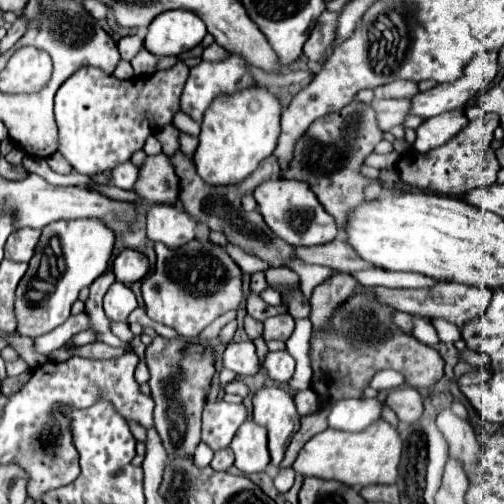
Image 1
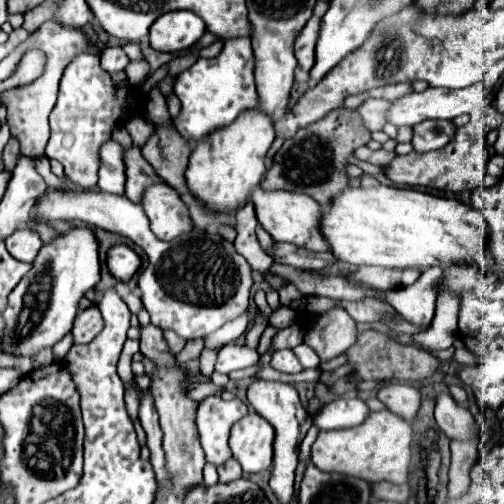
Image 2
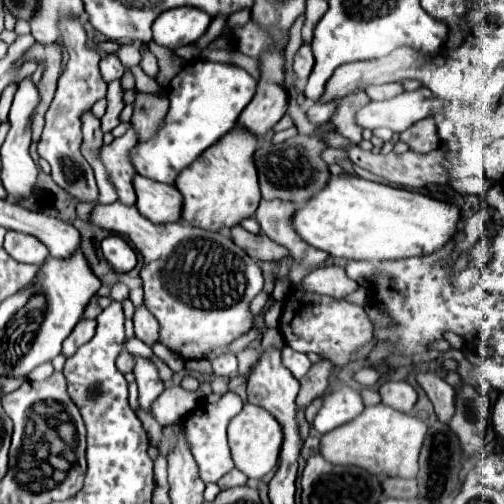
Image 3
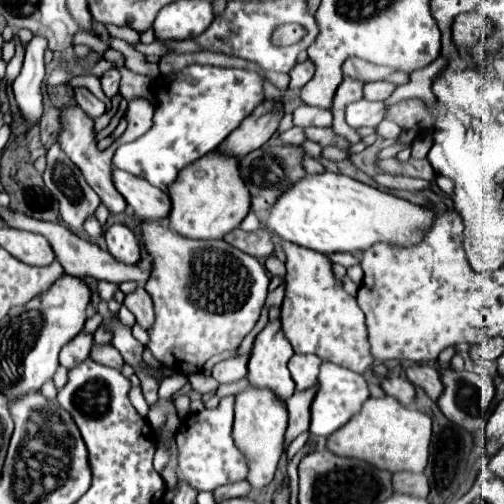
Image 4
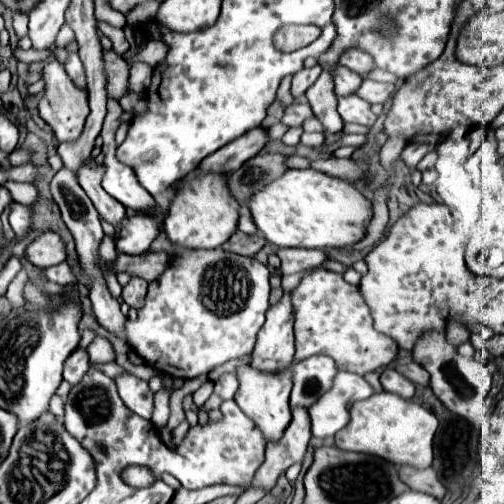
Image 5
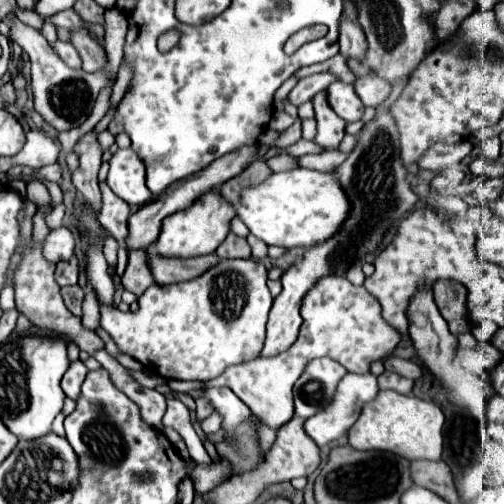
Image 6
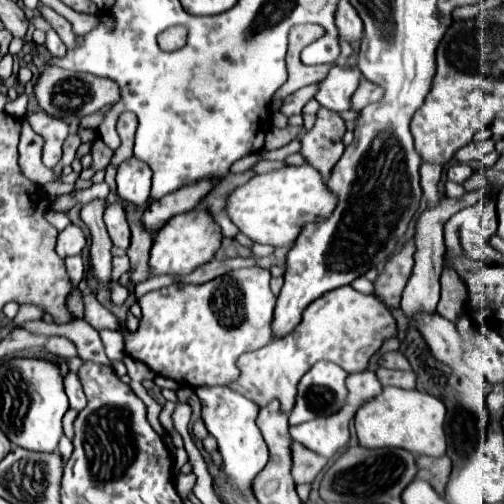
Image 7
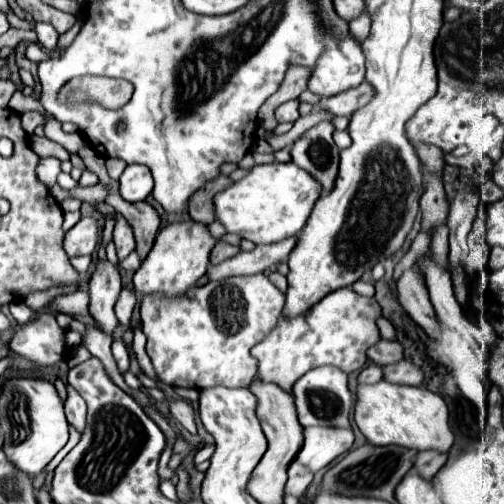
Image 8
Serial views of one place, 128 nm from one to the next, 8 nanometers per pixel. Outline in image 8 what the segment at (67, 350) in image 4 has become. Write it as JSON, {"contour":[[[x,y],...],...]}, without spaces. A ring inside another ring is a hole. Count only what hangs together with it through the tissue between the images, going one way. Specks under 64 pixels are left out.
{"contour":[[[68,386],[68,400],[66,400],[64,408],[66,408],[68,424],[74,426],[78,430],[78,434],[84,434],[84,428],[86,428],[86,402],[78,396],[78,392],[72,386]]]}

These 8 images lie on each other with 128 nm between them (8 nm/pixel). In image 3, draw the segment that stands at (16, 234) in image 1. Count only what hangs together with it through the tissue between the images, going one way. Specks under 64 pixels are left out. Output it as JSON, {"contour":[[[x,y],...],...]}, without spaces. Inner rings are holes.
{"contour":[[[14,230],[6,232],[4,250],[16,262],[26,262],[26,264],[44,264],[44,260],[50,256],[48,248],[38,238]]]}

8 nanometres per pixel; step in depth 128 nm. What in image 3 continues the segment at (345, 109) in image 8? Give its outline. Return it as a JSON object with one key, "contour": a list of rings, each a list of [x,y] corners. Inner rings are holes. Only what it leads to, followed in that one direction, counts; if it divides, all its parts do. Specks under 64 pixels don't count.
{"contour":[[[394,82],[394,84],[382,84],[382,86],[368,86],[366,88],[366,94],[372,98],[372,100],[388,100],[396,94],[402,92],[402,84]]]}

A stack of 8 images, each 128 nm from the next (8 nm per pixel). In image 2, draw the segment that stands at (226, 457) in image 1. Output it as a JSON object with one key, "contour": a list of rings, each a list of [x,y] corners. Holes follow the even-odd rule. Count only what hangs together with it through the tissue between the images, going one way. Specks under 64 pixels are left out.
{"contour":[[[230,458],[226,464],[222,464],[218,468],[218,476],[220,476],[222,484],[228,484],[228,482],[234,482],[234,480],[242,478],[242,468],[234,458]]]}

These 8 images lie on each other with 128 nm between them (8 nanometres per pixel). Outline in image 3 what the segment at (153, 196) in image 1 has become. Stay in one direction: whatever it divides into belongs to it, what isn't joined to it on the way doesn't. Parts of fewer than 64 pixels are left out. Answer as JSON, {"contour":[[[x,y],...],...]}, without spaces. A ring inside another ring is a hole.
{"contour":[[[128,128],[128,132],[120,138],[114,138],[110,146],[102,146],[98,152],[100,162],[106,168],[108,180],[112,182],[118,200],[126,206],[132,206],[136,202],[136,194],[132,188],[132,178],[134,178],[134,168],[128,160],[128,150],[138,142],[136,130]]]}

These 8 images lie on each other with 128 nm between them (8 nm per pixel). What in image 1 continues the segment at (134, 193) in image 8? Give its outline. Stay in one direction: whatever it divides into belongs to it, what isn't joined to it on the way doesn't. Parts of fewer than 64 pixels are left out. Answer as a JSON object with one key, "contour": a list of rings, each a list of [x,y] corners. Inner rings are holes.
{"contour":[[[126,36],[118,42],[118,52],[120,52],[122,60],[132,60],[140,48],[142,48],[140,36]],[[156,204],[146,212],[148,238],[154,242],[164,242],[170,248],[178,248],[194,238],[194,222],[176,204]]]}

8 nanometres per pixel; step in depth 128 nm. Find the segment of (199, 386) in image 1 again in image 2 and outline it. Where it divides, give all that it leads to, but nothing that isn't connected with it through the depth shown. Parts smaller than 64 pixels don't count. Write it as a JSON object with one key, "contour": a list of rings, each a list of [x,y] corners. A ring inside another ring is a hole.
{"contour":[[[154,324],[148,326],[140,326],[140,352],[150,358],[152,362],[158,364],[158,372],[152,378],[152,394],[154,394],[154,404],[156,410],[160,414],[160,428],[164,432],[164,440],[162,440],[162,448],[166,452],[166,468],[170,474],[170,482],[172,486],[178,490],[180,496],[184,496],[188,490],[196,488],[202,484],[202,468],[206,464],[204,460],[204,452],[198,440],[198,432],[196,432],[196,408],[198,404],[190,398],[184,396],[184,380],[186,380],[186,372],[176,368],[176,360],[170,354],[166,340],[162,336],[162,330]]]}

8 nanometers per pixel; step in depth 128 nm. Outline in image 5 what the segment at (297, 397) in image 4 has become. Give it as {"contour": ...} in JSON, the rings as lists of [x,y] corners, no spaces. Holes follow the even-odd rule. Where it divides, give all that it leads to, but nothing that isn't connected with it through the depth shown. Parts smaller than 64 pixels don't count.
{"contour":[[[304,408],[292,410],[292,422],[284,430],[282,438],[270,442],[266,448],[266,460],[258,468],[252,484],[248,488],[262,488],[270,492],[276,486],[280,474],[284,474],[292,464],[302,464],[310,442],[310,416]]]}

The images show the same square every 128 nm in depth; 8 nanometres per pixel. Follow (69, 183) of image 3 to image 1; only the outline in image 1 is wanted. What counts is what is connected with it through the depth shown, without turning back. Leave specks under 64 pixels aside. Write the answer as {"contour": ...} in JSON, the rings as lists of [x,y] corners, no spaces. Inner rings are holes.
{"contour":[[[184,62],[136,80],[116,80],[100,68],[80,68],[56,92],[58,152],[84,176],[96,176],[130,160],[132,152],[142,150],[146,138],[158,126],[172,122],[172,116],[180,108],[180,92],[186,78],[188,66]]]}

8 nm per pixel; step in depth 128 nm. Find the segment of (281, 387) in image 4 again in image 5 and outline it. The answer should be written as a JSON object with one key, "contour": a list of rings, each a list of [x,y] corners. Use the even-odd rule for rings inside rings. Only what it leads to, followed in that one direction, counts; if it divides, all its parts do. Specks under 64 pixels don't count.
{"contour":[[[284,292],[278,304],[266,312],[264,328],[258,332],[258,342],[252,352],[252,366],[264,372],[286,368],[294,356],[294,312],[292,292]]]}

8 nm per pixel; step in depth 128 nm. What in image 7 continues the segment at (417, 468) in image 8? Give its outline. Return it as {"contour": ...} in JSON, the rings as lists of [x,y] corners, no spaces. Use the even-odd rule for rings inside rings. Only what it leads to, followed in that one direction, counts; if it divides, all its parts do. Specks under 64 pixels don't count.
{"contour":[[[418,456],[416,464],[418,464],[416,478],[430,482],[432,488],[442,496],[444,494],[444,486],[446,486],[448,476],[450,476],[450,470],[452,470],[450,458],[448,456],[440,456],[440,458]]]}

